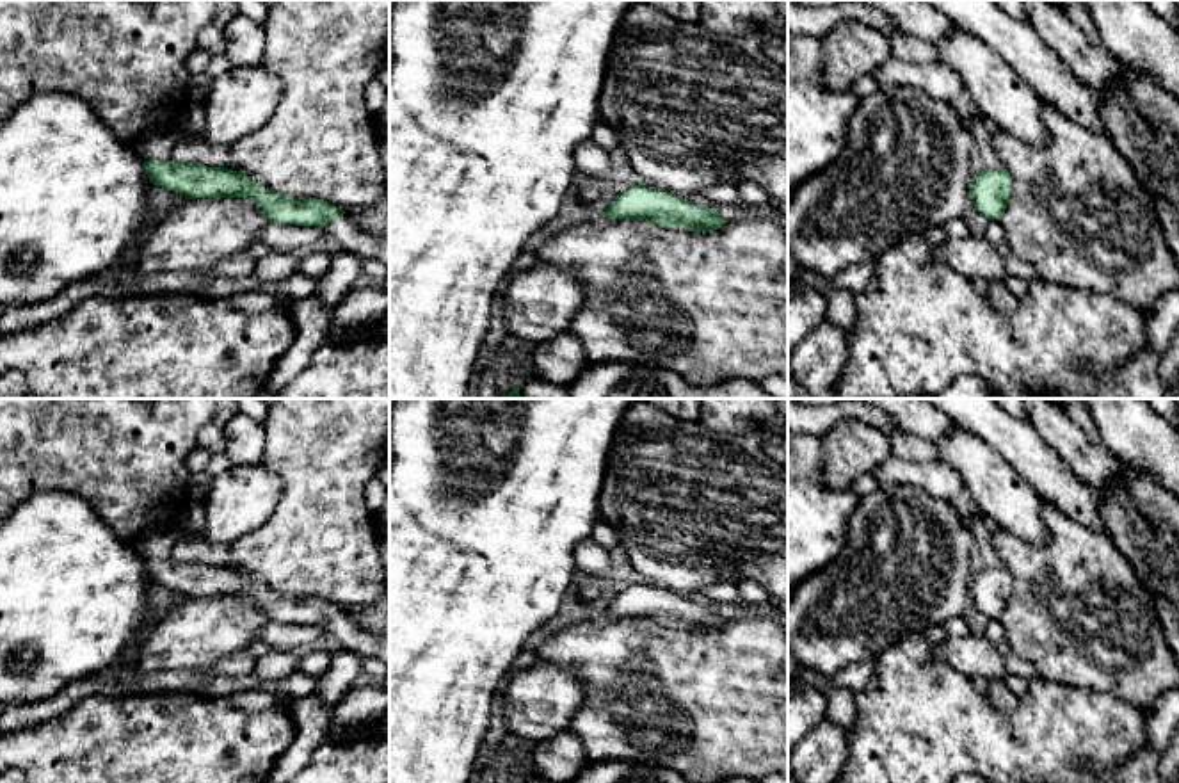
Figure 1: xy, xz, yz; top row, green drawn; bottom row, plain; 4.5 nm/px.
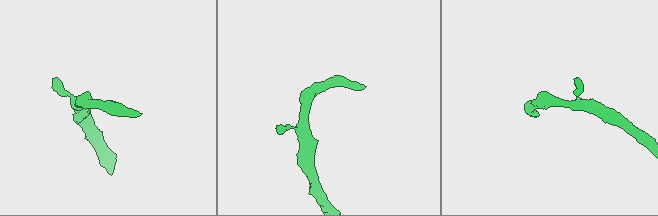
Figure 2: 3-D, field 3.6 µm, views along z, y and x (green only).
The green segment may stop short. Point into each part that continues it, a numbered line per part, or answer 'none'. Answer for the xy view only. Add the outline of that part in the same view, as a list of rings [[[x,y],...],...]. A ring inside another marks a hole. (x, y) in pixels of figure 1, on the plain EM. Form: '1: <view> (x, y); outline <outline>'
1: xy (351, 634); outline [[[349,610],[327,621],[324,626],[341,648],[359,657],[381,658],[389,667],[389,637],[370,632]]]

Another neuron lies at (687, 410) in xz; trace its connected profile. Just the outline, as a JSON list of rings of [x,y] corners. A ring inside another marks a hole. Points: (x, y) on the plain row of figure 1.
[[[644,399],[674,418],[692,422],[701,416],[699,399]]]

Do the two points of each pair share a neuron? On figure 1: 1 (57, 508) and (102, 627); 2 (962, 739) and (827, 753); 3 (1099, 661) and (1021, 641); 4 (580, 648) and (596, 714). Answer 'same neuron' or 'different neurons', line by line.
1: same neuron
2: different neurons
3: same neuron
4: same neuron

